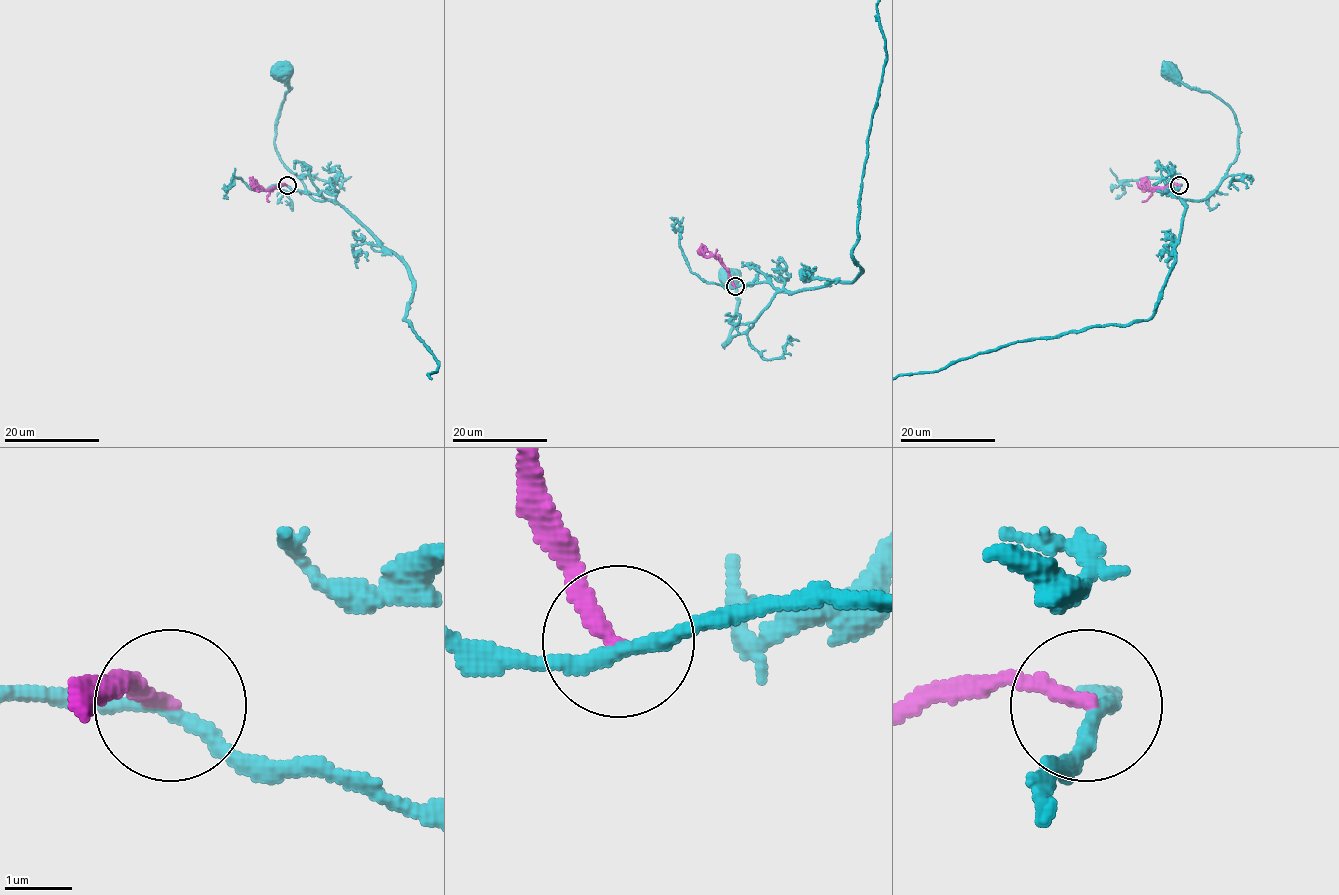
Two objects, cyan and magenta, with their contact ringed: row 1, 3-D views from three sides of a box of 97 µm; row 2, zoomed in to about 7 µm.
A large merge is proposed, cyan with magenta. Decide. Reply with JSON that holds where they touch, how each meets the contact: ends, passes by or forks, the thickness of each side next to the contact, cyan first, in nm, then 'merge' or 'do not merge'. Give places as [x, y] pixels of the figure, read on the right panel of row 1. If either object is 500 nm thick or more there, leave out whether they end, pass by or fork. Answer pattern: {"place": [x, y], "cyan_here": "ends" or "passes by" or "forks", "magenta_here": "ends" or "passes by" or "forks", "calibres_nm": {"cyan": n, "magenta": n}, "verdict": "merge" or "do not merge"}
{"place": [1179, 185], "cyan_here": "passes by", "magenta_here": "ends", "calibres_nm": {"cyan": 200, "magenta": 240}, "verdict": "do not merge"}

